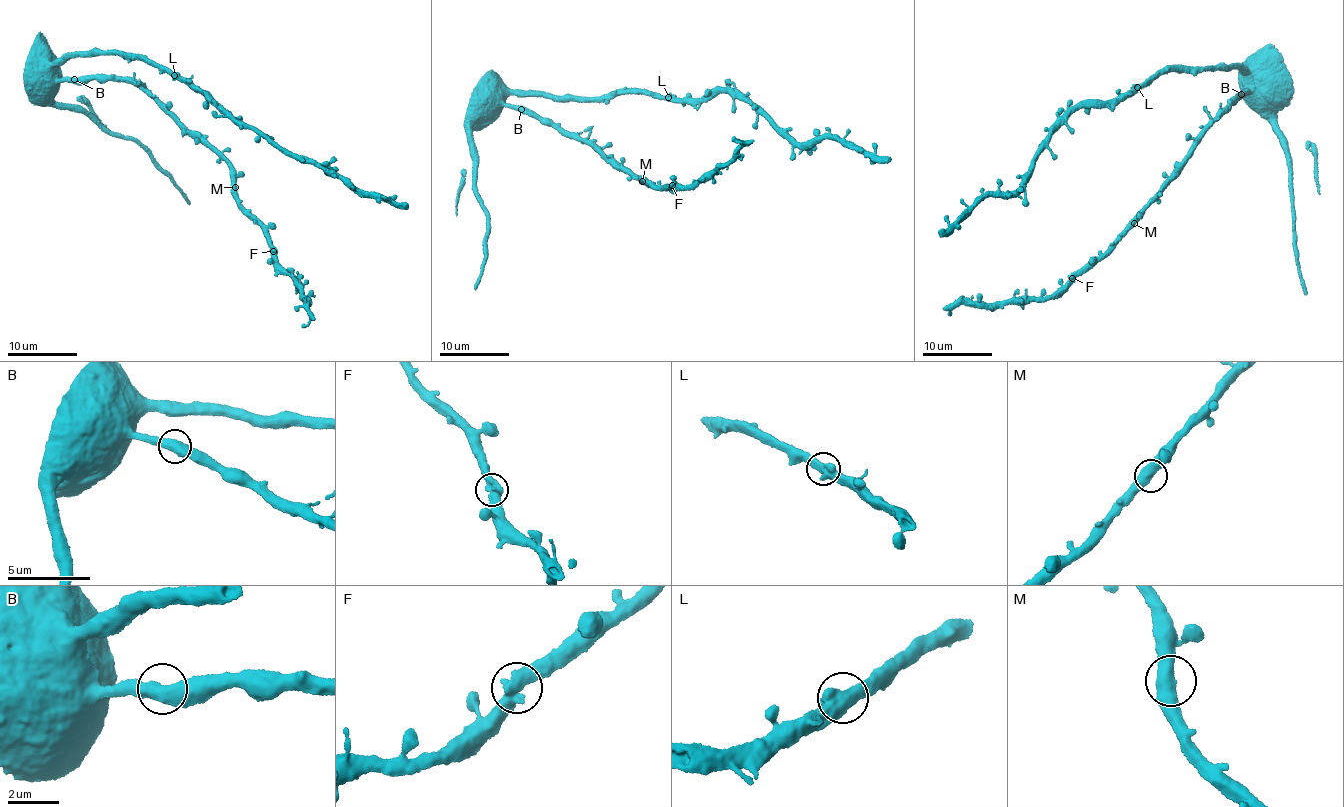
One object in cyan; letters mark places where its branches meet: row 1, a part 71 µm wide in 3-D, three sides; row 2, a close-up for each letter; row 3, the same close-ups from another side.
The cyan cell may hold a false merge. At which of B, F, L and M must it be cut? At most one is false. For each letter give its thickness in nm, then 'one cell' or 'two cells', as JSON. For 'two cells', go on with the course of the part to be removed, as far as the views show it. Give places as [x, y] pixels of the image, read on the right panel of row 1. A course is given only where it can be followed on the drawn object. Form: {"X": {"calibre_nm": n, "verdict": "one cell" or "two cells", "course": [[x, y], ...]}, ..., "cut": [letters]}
{"B": {"calibre_nm": 550, "verdict": "one cell"}, "F": {"calibre_nm": 550, "verdict": "one cell"}, "L": {"calibre_nm": 550, "verdict": "one cell"}, "M": {"calibre_nm": 550, "verdict": "one cell"}, "cut": []}

